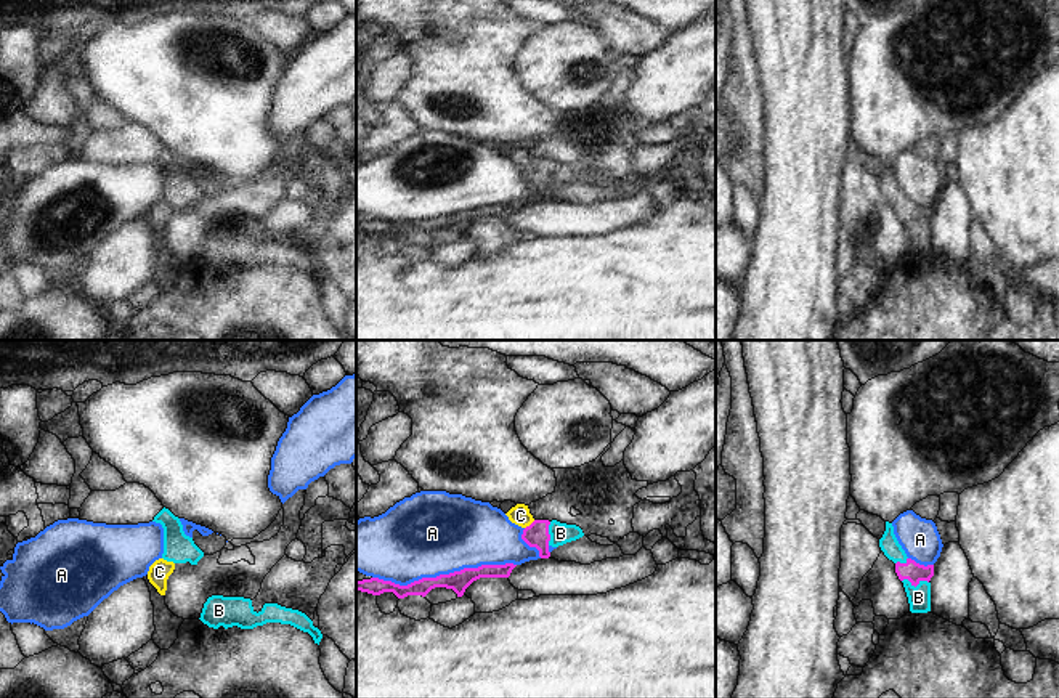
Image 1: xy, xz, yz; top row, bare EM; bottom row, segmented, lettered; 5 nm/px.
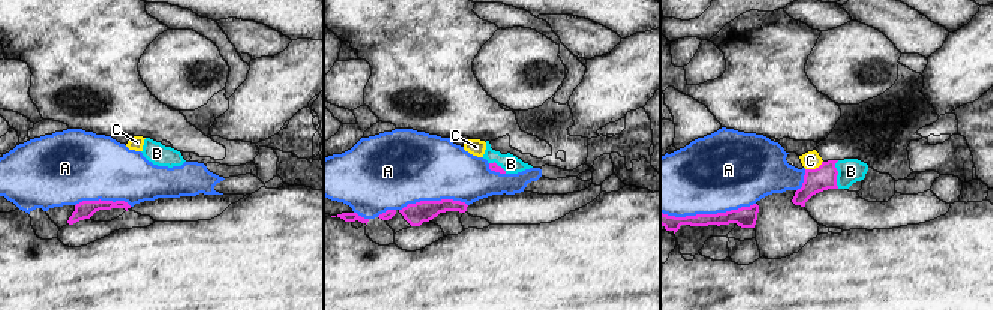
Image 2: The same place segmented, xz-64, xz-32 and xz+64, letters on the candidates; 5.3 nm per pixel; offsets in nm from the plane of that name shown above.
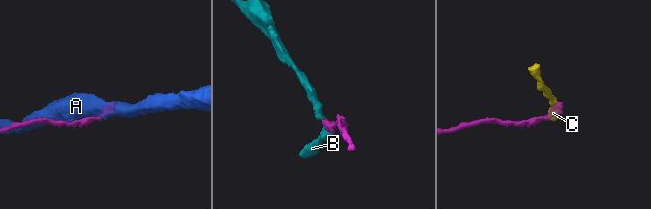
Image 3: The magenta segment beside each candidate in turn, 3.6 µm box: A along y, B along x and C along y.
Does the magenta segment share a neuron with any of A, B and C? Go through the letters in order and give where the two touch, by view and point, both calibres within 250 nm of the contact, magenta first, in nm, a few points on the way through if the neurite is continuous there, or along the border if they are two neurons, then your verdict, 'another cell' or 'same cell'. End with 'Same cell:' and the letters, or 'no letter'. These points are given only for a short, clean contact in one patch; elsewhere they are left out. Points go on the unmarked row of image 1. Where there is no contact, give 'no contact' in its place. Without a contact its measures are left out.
A: xz (443, 215) | 100/420 nm | another cell
B: yz (915, 227) | 100/110 nm | across yz (913, 212), (915, 227), (918, 238) | same cell
C: xz (531, 164) | 120/100 nm | along xz (535, 161), (525, 169) | another cell
Same cell: B

